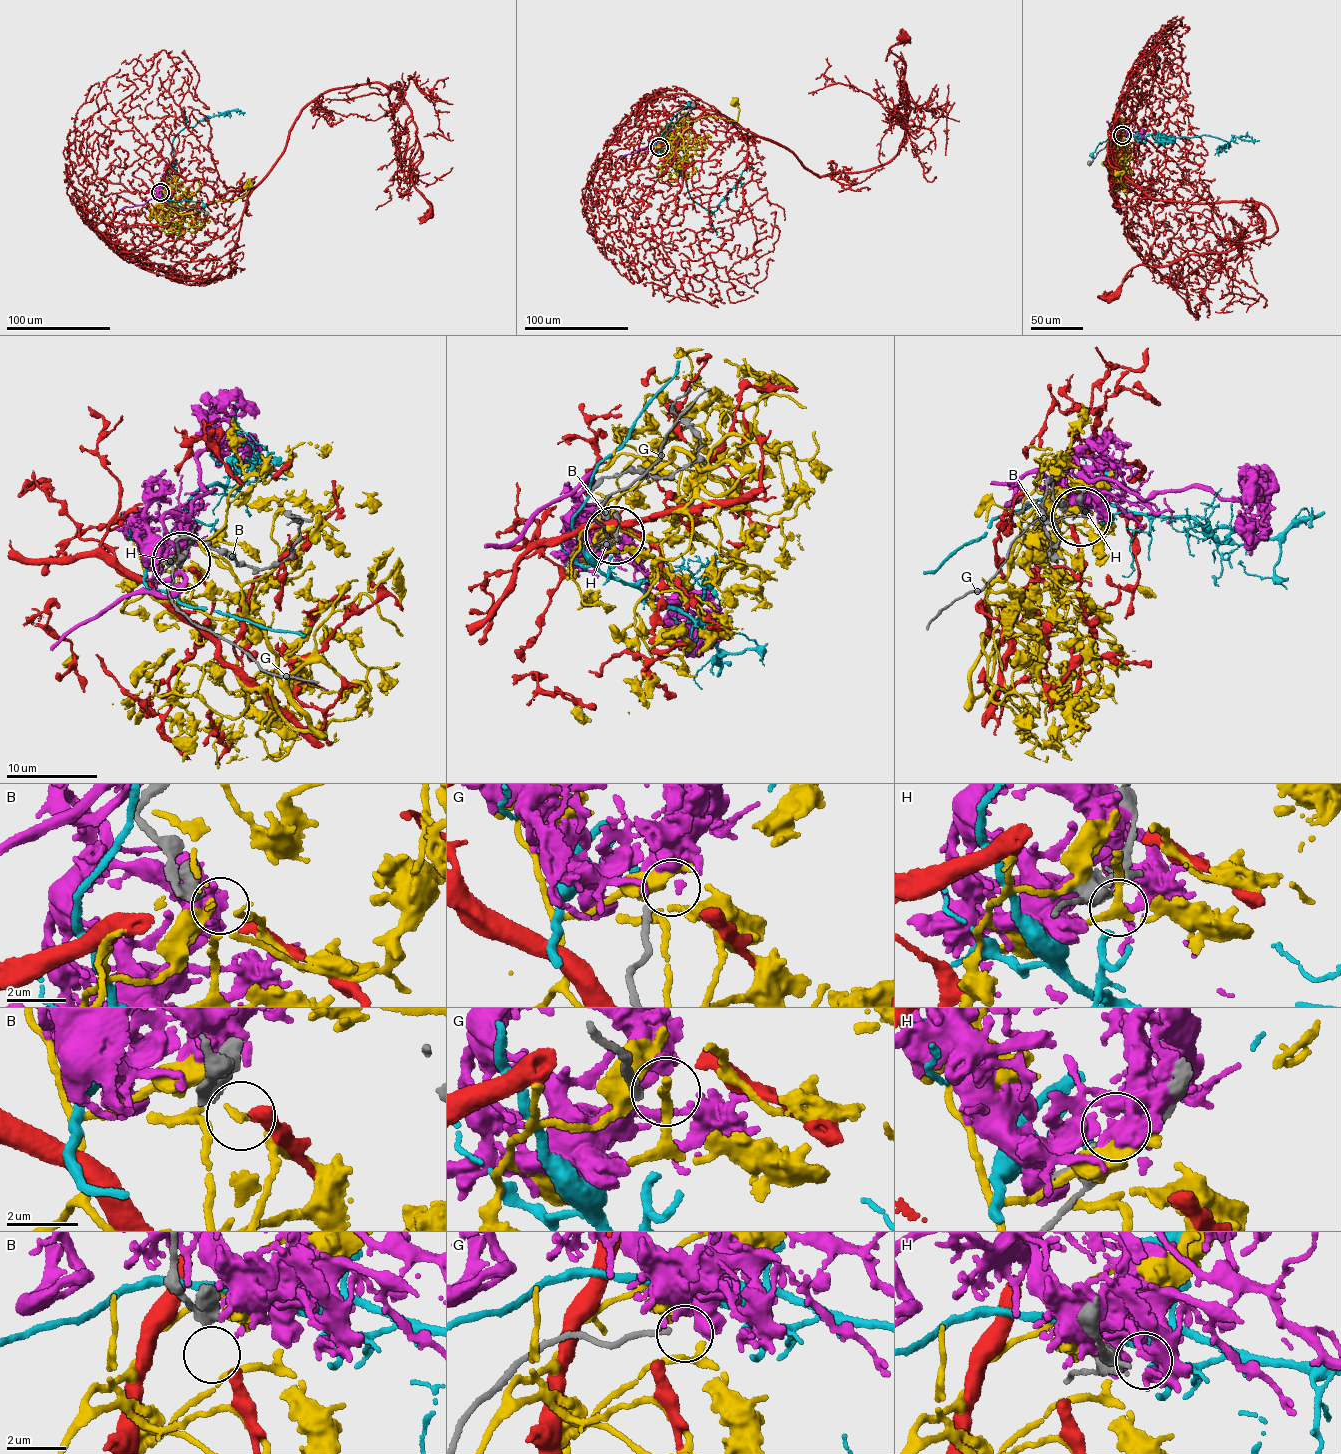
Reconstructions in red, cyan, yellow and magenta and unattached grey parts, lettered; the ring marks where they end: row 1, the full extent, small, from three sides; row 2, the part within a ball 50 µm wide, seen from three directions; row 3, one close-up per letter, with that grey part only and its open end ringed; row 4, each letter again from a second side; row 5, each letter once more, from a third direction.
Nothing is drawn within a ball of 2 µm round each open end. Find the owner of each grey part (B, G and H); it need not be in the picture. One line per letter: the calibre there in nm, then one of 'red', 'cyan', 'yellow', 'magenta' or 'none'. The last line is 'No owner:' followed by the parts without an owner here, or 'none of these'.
B: 360 nm thick; red
G: 200 nm thick; none
H: 340 nm thick; cyan
No owner: G

